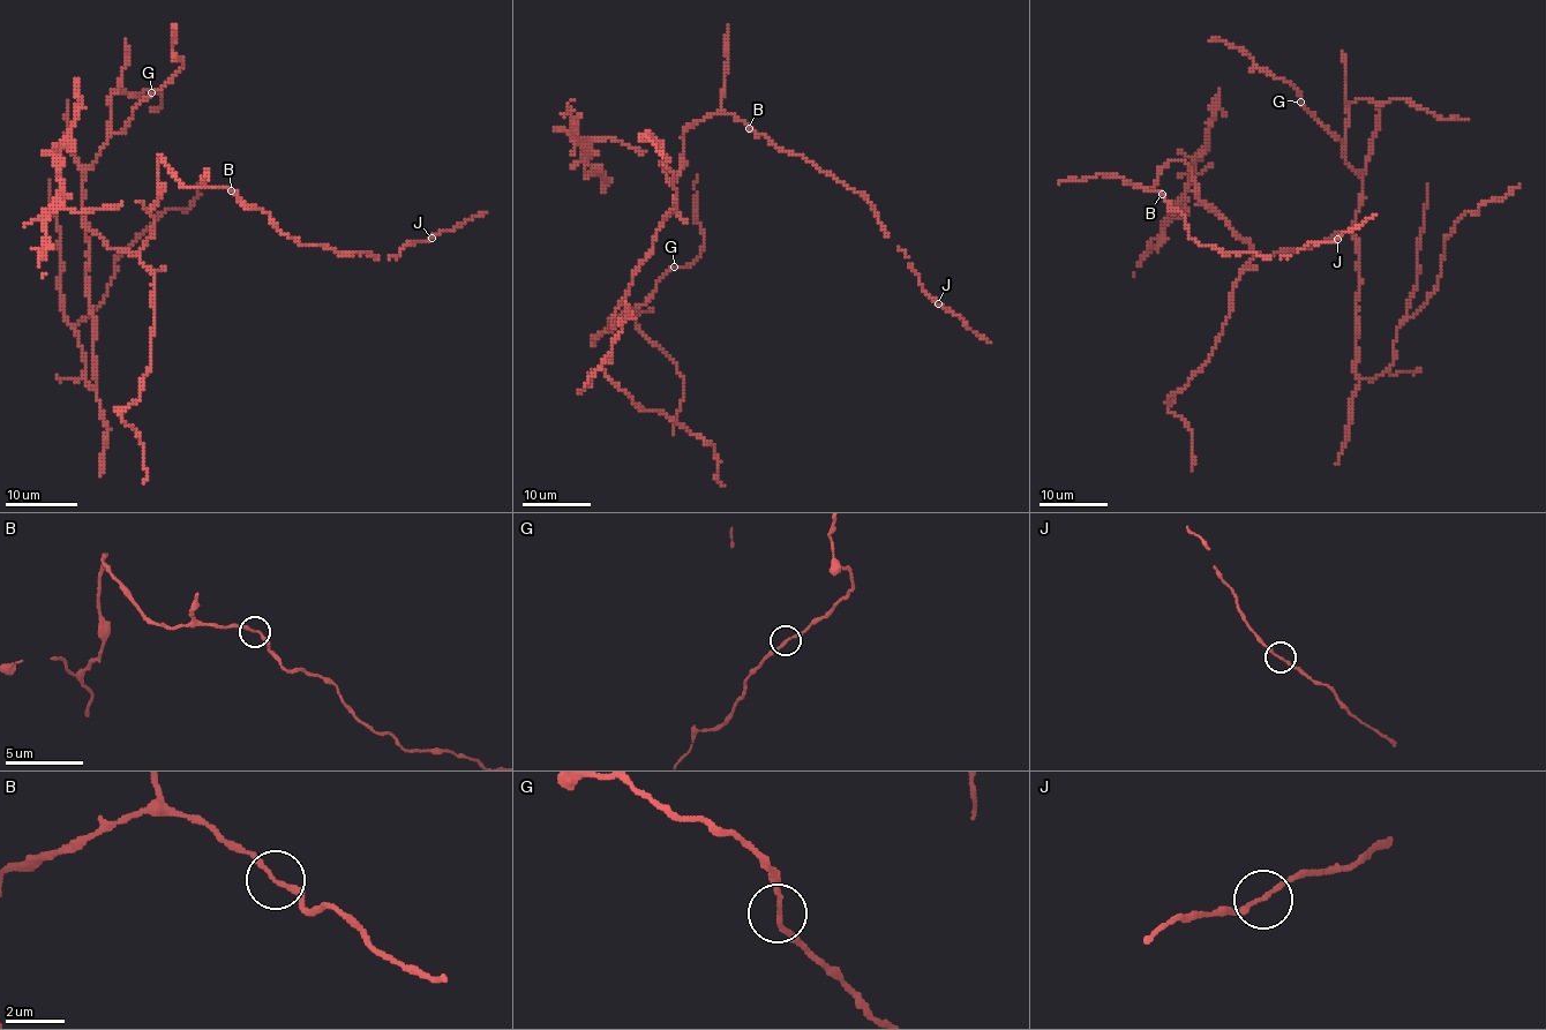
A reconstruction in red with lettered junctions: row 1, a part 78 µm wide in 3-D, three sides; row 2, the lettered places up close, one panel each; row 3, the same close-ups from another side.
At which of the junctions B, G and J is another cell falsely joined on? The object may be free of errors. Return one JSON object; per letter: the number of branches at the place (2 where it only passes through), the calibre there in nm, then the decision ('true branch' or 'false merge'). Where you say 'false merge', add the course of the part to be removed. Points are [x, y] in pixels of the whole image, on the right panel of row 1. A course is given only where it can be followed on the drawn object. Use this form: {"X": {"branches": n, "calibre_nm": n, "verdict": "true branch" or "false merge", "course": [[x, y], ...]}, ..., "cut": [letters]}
{"B": {"branches": 2, "calibre_nm": 150, "verdict": "true branch"}, "G": {"branches": 2, "calibre_nm": 150, "verdict": "true branch"}, "J": {"branches": 2, "calibre_nm": 150, "verdict": "true branch"}, "cut": []}

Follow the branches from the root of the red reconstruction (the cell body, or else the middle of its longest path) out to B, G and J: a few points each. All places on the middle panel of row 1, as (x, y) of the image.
B: (663, 218), (676, 203), (674, 182), (683, 166), (683, 132), (717, 113), (732, 113), (749, 128)
G: (663, 218), (652, 253), (635, 273), (609, 330), (628, 309), (644, 306), (655, 284), (674, 267)
J: (663, 218), (676, 203), (683, 132), (717, 113), (732, 113), (773, 145), (801, 153), (858, 192), (938, 303)

